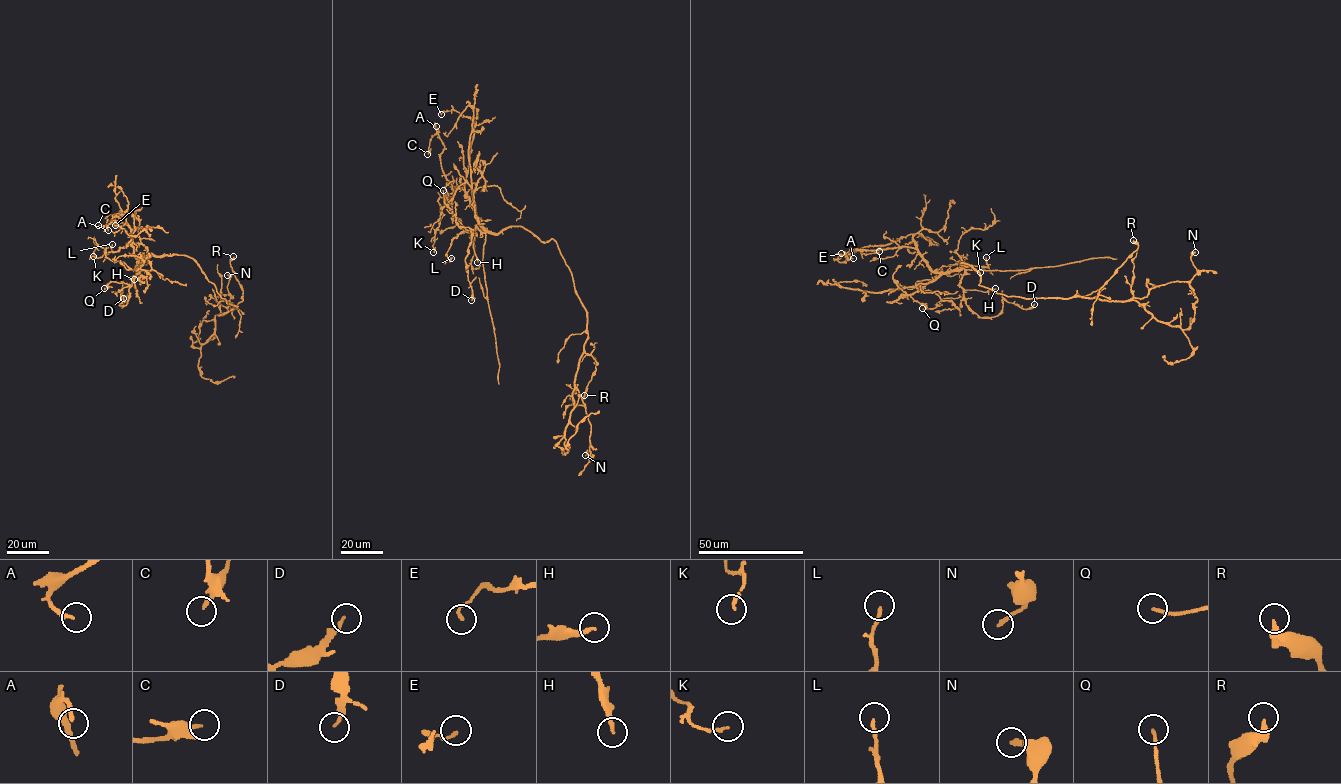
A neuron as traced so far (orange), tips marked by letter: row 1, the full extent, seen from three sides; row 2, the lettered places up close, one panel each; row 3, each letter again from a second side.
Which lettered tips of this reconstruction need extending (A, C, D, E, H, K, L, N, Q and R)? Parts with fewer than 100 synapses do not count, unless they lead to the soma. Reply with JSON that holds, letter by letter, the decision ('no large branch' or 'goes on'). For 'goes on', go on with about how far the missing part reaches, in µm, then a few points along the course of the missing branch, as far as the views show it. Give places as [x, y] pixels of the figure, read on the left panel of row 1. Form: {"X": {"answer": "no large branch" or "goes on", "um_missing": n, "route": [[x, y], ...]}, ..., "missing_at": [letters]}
{"A": {"answer": "no large branch"}, "C": {"answer": "no large branch"}, "D": {"answer": "no large branch"}, "E": {"answer": "no large branch"}, "H": {"answer": "no large branch"}, "K": {"answer": "no large branch"}, "L": {"answer": "no large branch"}, "N": {"answer": "no large branch"}, "Q": {"answer": "no large branch"}, "R": {"answer": "no large branch"}, "missing_at": []}

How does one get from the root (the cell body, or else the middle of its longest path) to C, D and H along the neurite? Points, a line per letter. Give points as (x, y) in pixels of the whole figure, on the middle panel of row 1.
C: (561, 254), (553, 239), (543, 242), (520, 226), (487, 232), (464, 190), (446, 179), (437, 133), (427, 154)
D: (561, 254), (553, 239), (543, 242), (520, 226), (497, 233), (476, 226), (465, 260), (471, 300)
H: (561, 254), (553, 239), (543, 242), (520, 226), (497, 233), (481, 232), (476, 226), (471, 238), (477, 262)

